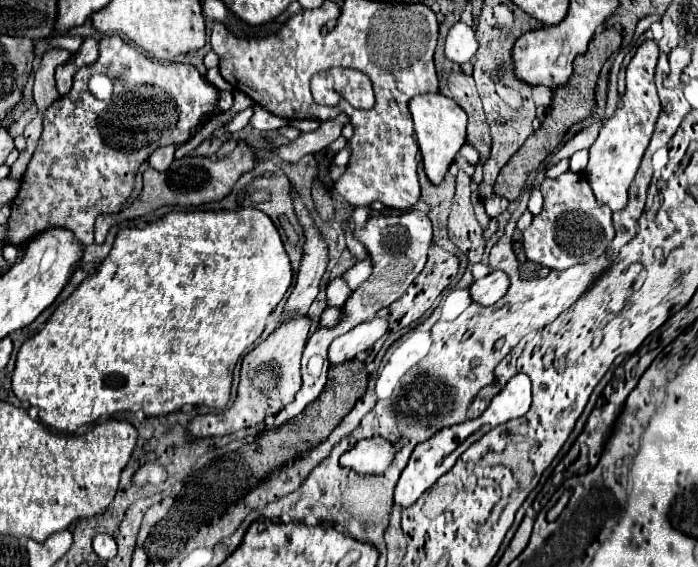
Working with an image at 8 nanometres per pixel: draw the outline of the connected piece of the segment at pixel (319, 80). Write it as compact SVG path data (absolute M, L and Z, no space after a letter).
M332 68L312 76L312 96L322 106L336 106L340 98L348 100L354 108L368 110L374 106L370 78L352 68Z

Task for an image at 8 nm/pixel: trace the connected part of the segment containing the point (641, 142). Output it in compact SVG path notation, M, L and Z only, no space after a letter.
M646 40L626 68L626 92L620 98L616 114L604 122L600 136L588 148L590 160L584 170L584 176L598 200L598 204L608 206L610 210L622 210L628 202L628 186L634 180L634 174L640 166L644 150L654 132L654 124L660 114L660 100L654 84L654 70L658 62L658 46L654 40Z

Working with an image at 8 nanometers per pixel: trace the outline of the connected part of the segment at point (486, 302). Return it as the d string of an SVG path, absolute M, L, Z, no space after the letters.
M496 270L480 280L474 280L474 284L470 286L470 296L480 306L492 306L506 294L508 284L510 284L508 276Z

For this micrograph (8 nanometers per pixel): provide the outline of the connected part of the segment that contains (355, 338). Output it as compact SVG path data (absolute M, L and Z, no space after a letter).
M370 318L350 332L338 336L328 350L328 360L332 364L342 364L346 360L352 360L358 352L366 352L378 338L382 338L388 332L388 322L384 318Z

